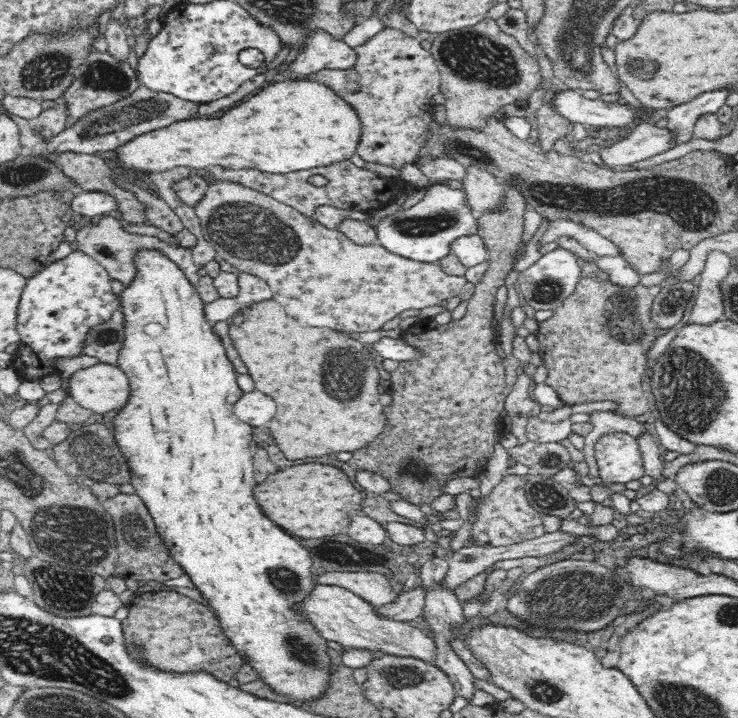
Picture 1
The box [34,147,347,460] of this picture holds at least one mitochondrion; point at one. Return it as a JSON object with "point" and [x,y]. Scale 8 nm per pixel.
{"point":[253,231]}

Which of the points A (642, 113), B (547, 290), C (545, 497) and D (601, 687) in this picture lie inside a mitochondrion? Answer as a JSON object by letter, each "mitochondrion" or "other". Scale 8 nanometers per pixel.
{"A":"other","B":"mitochondrion","C":"mitochondrion","D":"other"}

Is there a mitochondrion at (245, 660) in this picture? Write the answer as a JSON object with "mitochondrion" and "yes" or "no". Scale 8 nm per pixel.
{"mitochondrion":"no"}

